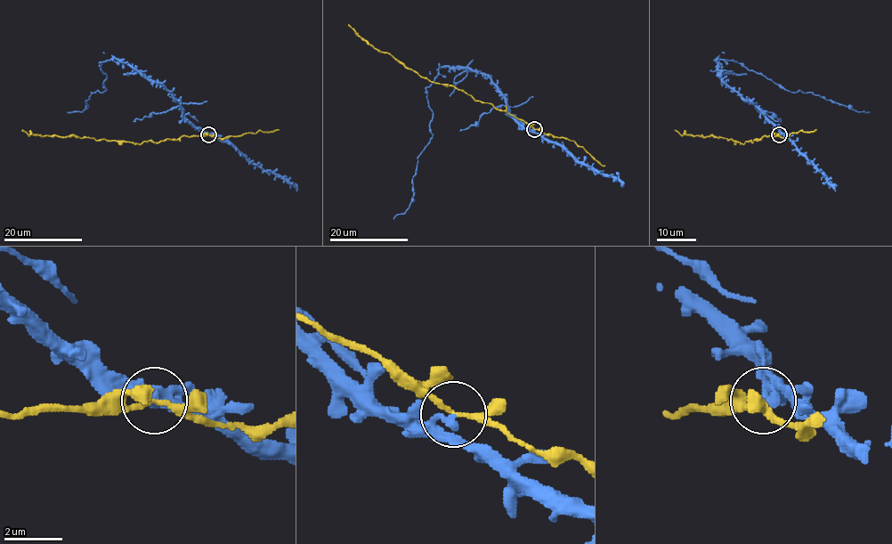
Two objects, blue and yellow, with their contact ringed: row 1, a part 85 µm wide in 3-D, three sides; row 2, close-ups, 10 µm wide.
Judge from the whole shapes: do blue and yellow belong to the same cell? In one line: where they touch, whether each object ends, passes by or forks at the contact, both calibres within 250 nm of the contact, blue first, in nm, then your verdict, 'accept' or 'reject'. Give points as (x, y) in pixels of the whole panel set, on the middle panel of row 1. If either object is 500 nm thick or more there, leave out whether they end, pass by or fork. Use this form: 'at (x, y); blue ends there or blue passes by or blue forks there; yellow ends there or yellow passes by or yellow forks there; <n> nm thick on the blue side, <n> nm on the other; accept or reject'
at (534, 129); blue passes by; yellow passes by; 240 nm thick on the blue side, 160 nm on the other; reject

